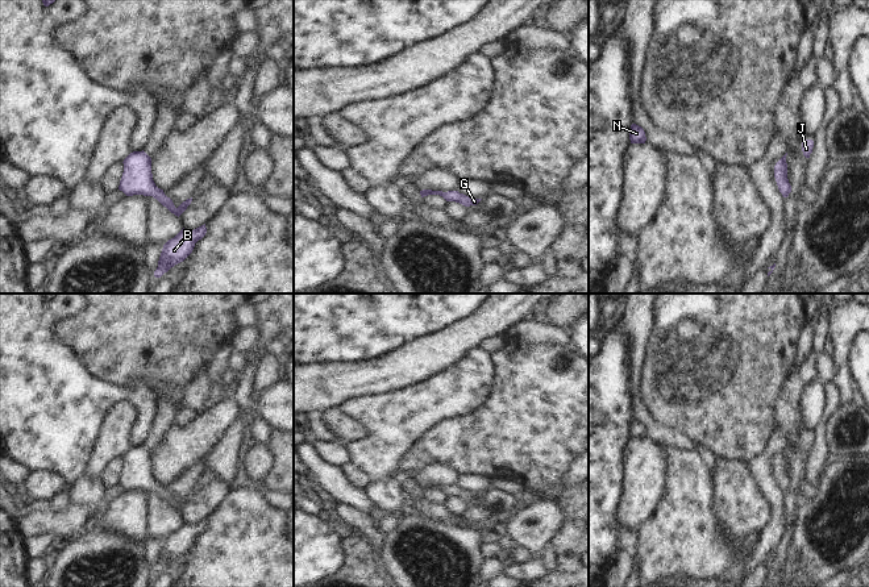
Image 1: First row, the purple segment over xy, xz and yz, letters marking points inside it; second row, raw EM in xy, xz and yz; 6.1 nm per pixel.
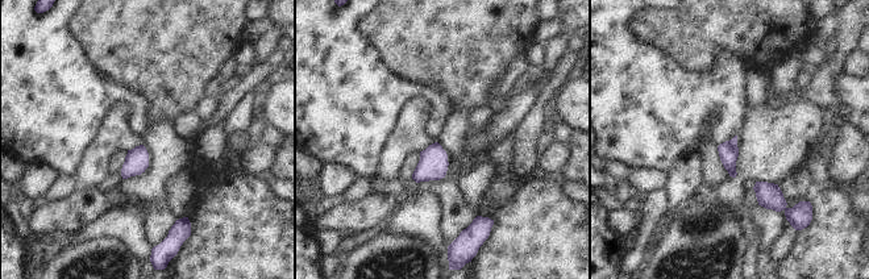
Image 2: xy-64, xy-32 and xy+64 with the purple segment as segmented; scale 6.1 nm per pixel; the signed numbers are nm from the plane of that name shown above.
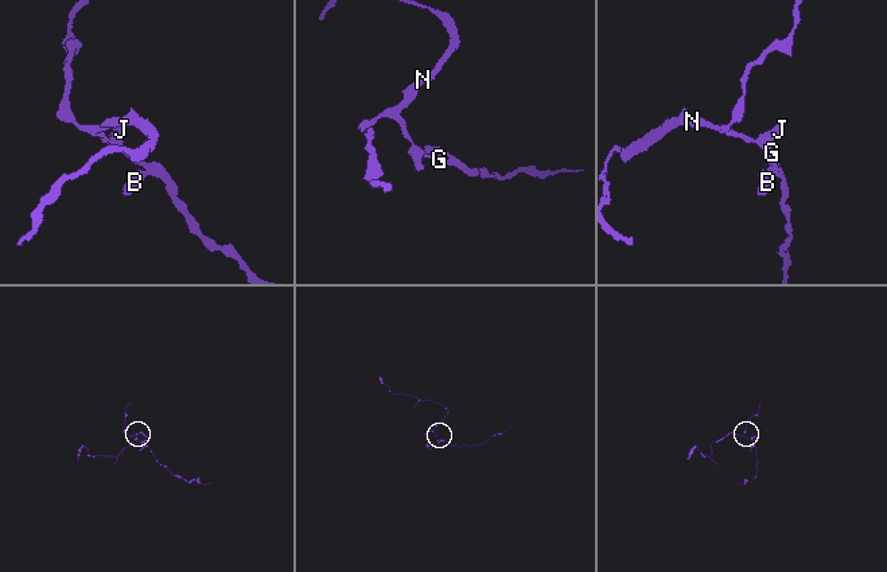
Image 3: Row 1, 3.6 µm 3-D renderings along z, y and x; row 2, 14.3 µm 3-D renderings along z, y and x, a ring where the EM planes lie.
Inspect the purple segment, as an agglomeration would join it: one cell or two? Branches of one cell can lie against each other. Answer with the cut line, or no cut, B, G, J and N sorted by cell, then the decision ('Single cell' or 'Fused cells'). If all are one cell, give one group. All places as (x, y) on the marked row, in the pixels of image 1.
No split. Groups: B G J N. Single cell

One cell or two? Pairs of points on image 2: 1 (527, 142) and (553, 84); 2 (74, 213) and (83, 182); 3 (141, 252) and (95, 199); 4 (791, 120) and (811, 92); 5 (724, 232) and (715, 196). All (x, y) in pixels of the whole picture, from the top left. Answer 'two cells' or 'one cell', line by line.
1: one cell
2: two cells
3: two cells
4: two cells
5: two cells

